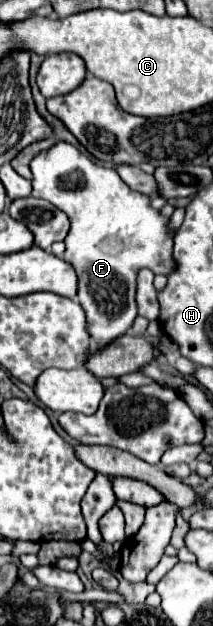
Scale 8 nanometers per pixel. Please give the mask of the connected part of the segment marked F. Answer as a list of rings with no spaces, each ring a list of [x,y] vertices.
[[[64,140],[56,142],[46,152],[40,152],[30,162],[30,170],[34,174],[32,196],[52,202],[70,218],[70,232],[64,240],[66,242],[64,260],[74,264],[74,270],[78,272],[80,278],[78,300],[86,312],[88,334],[96,344],[96,348],[104,348],[116,338],[120,338],[122,334],[126,334],[136,318],[134,288],[136,288],[138,268],[150,268],[156,274],[164,274],[164,276],[168,276],[168,272],[174,270],[174,260],[170,256],[174,234],[170,234],[166,228],[168,218],[164,218],[160,212],[150,208],[150,198],[130,190],[128,184],[118,176],[114,168],[104,168],[94,164],[76,146]]]

